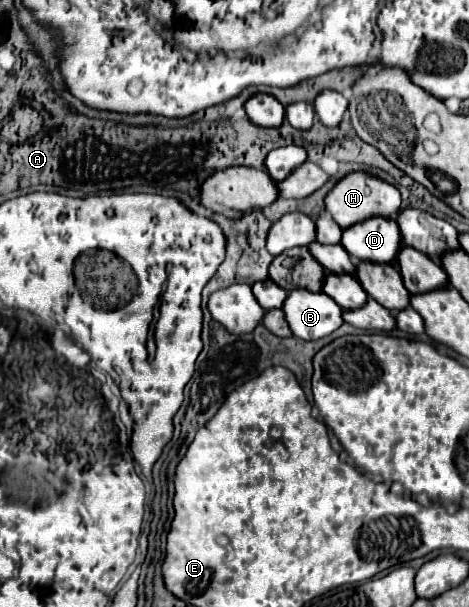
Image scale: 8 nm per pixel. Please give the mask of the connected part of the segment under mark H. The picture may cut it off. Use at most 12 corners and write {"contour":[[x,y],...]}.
{"contour":[[351,172],[325,196],[341,228],[369,216],[395,218],[399,190]]}

